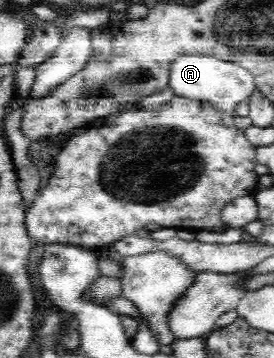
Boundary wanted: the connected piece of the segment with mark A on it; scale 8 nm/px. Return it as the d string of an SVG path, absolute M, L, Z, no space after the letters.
M176 54L167 63L168 86L176 96L200 98L232 113L236 102L247 100L256 87L254 77L237 62L226 62L211 54Z

